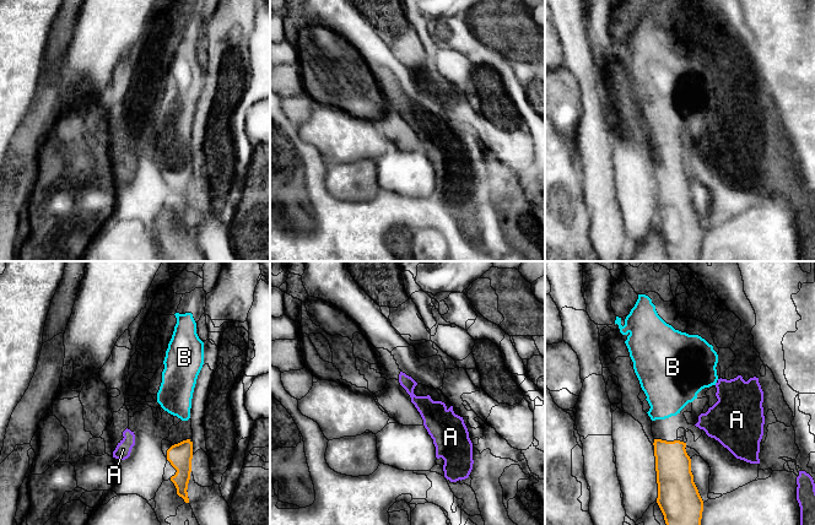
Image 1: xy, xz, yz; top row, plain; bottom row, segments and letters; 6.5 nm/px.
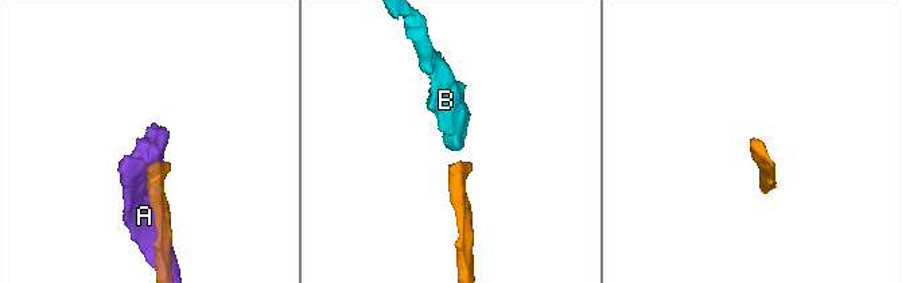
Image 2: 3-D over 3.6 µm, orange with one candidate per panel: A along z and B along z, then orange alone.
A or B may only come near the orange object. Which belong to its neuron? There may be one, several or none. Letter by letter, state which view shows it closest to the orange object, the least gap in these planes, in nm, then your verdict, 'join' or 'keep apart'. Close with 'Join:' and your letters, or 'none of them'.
A: nearest in yz; 130 nm apart; keep apart
B: nearest in xy; 130 nm apart; join
Join: B

